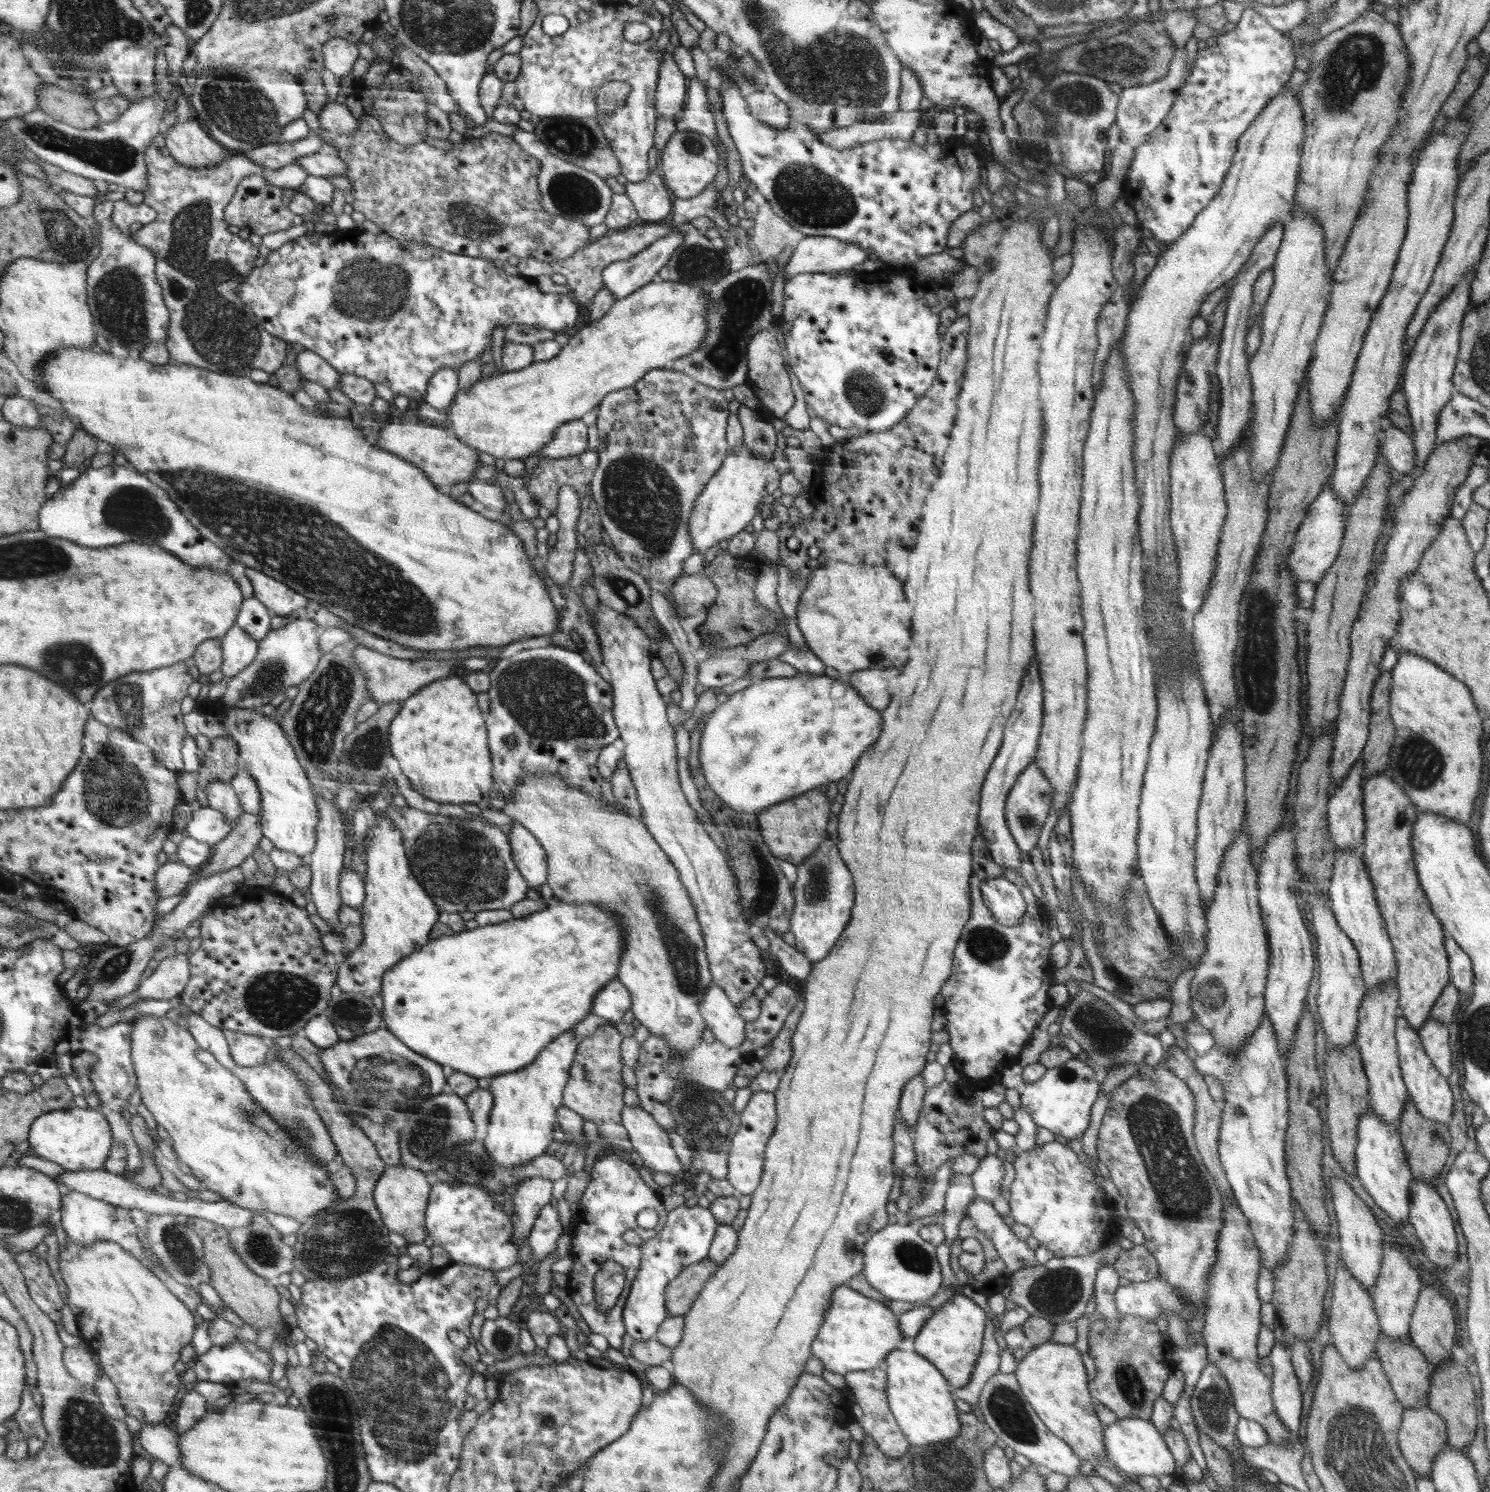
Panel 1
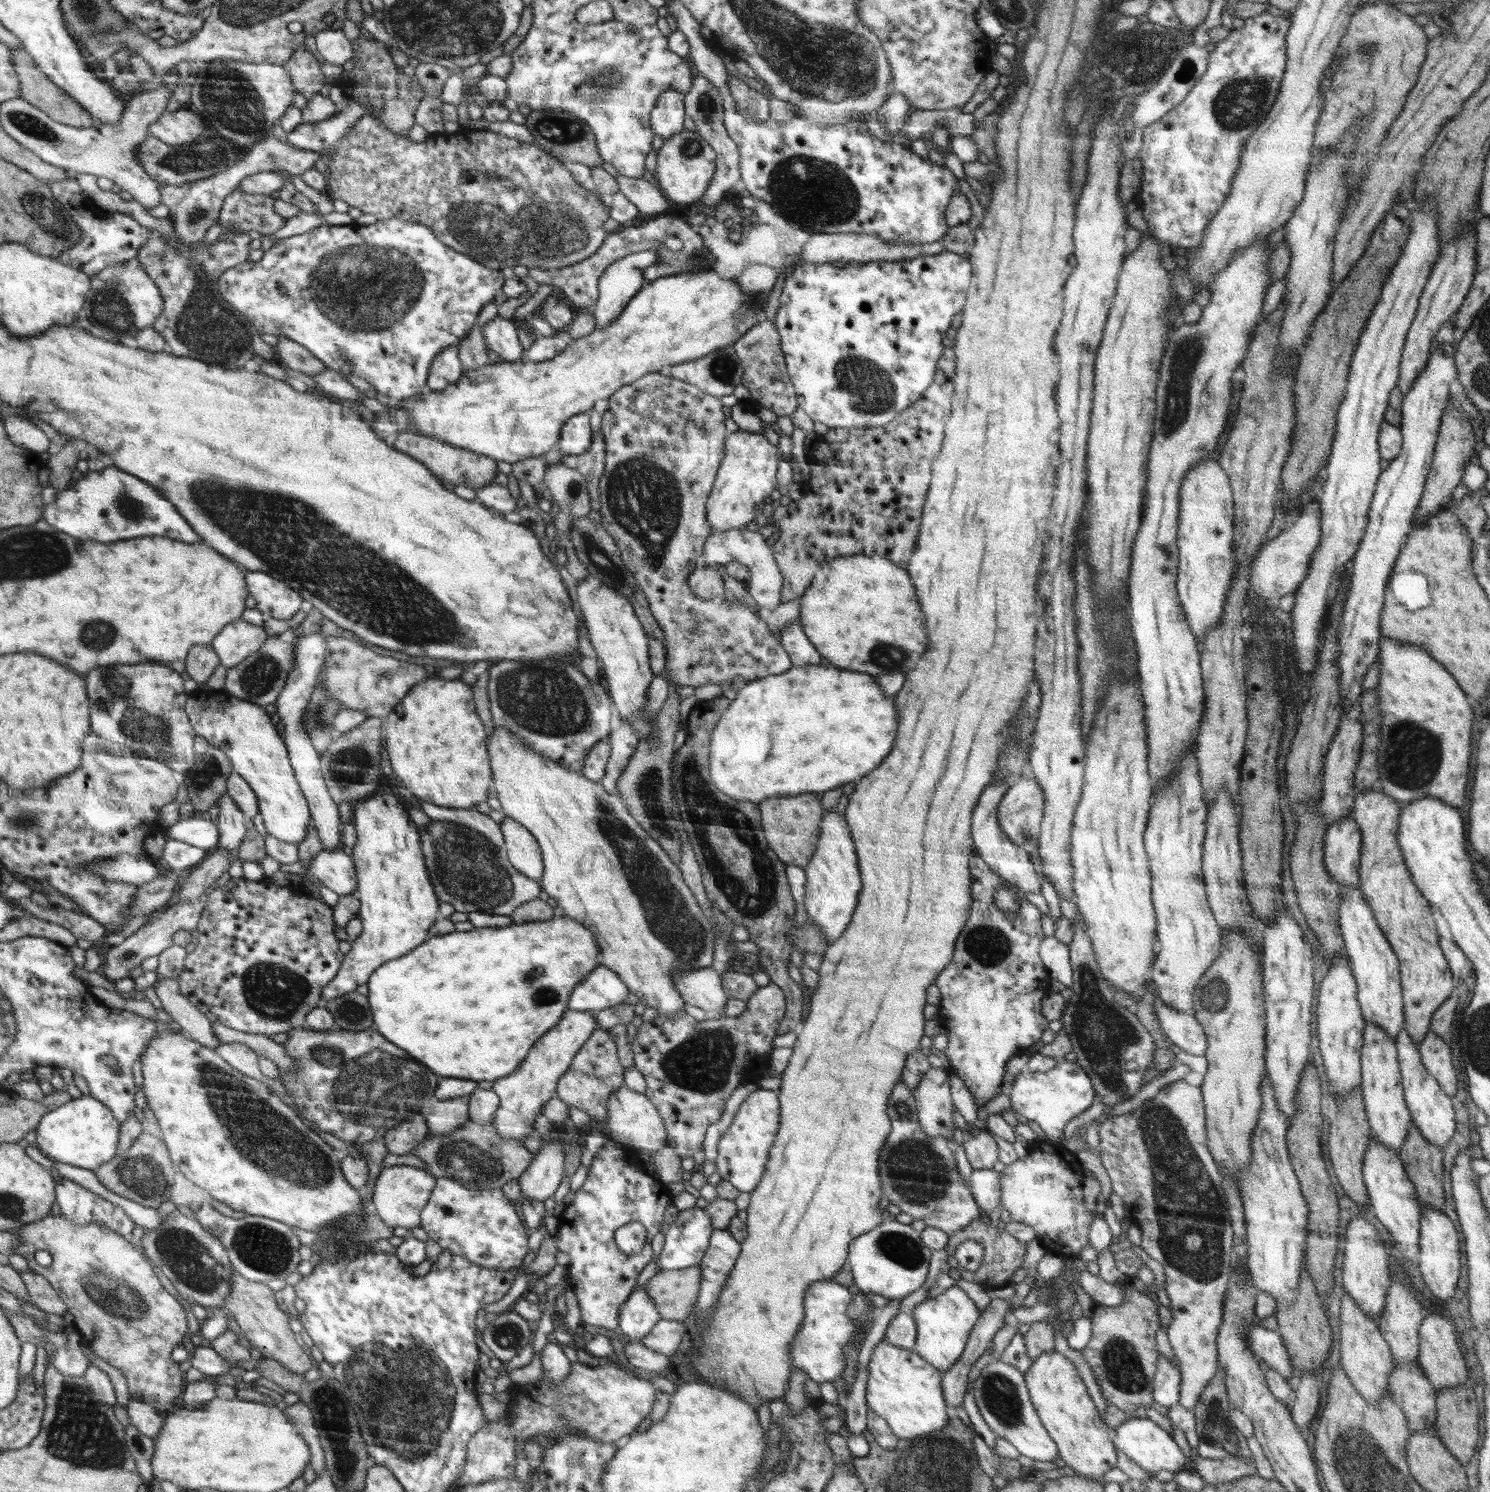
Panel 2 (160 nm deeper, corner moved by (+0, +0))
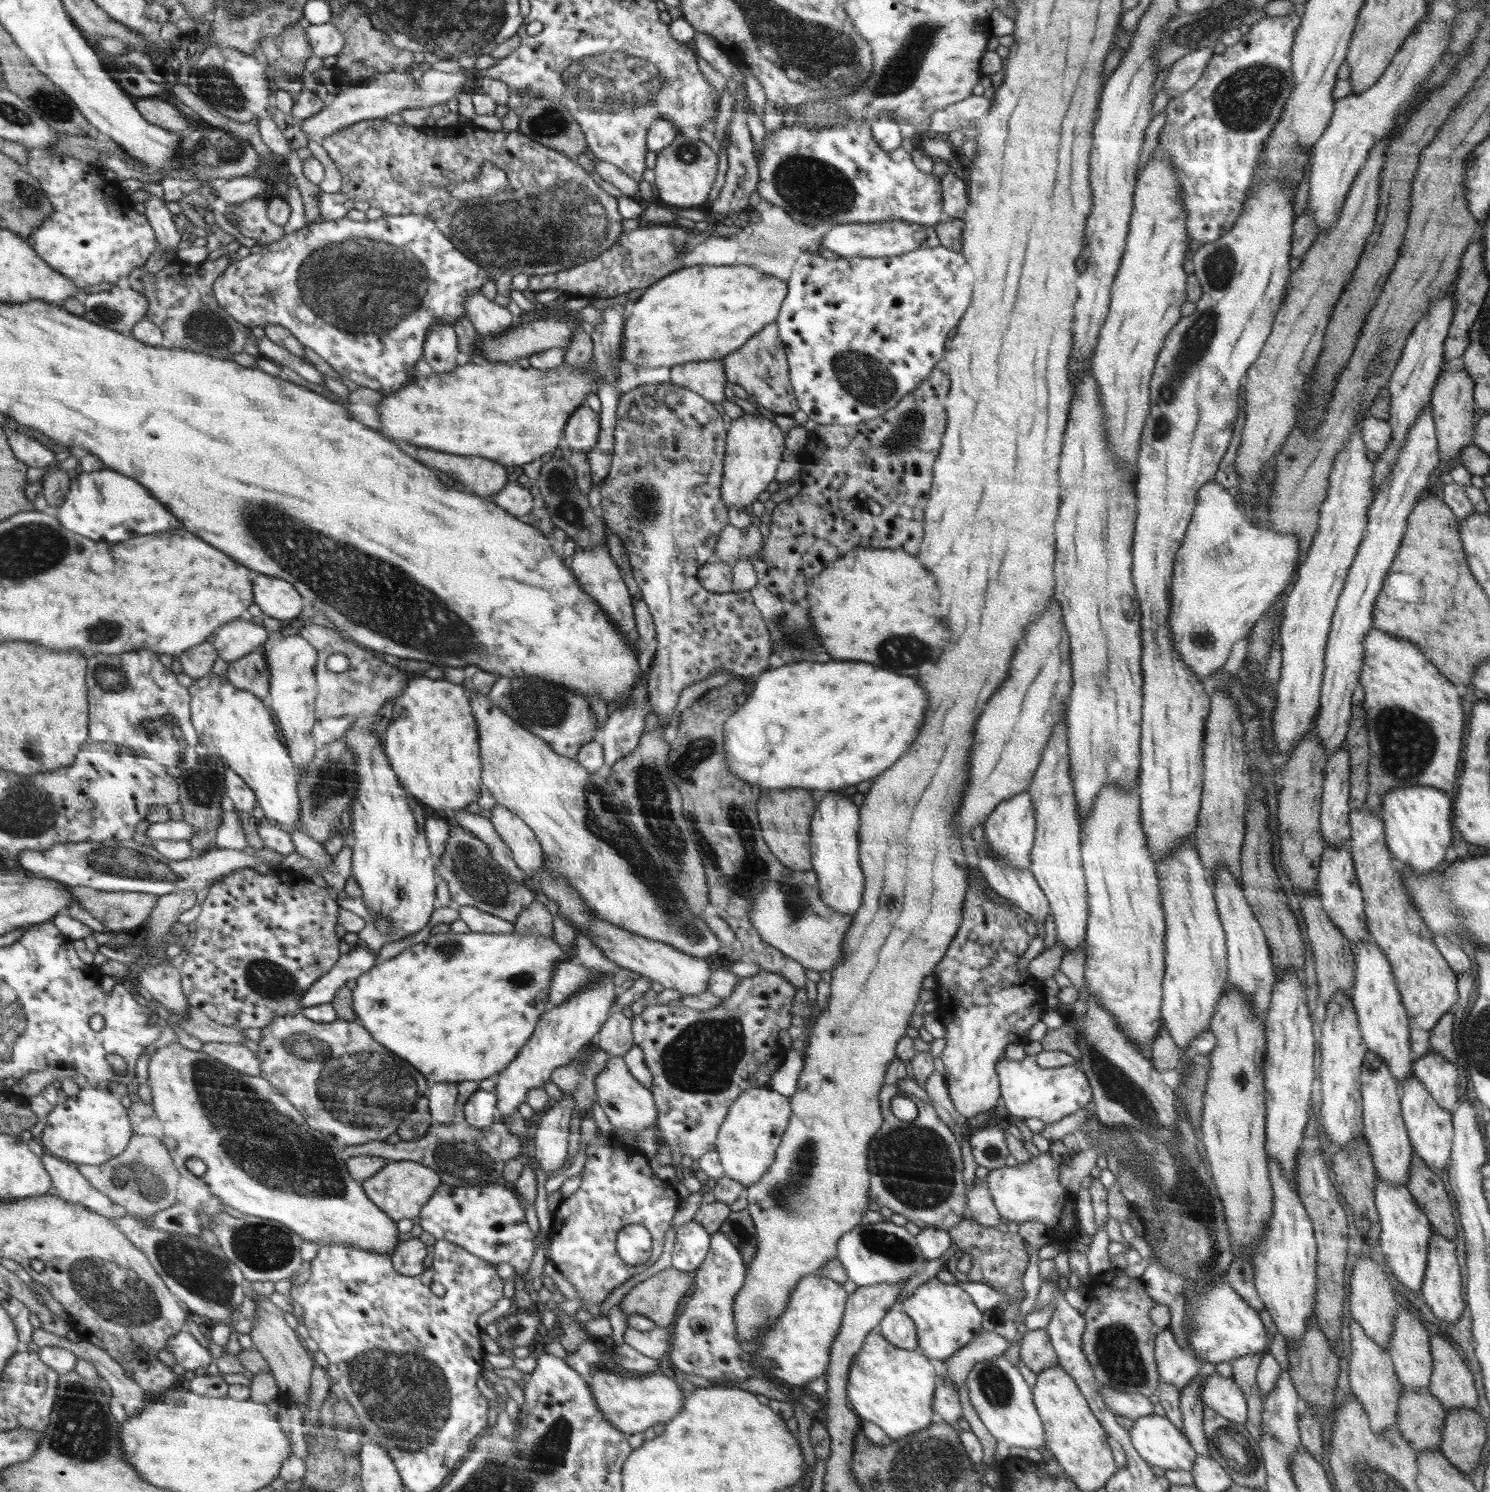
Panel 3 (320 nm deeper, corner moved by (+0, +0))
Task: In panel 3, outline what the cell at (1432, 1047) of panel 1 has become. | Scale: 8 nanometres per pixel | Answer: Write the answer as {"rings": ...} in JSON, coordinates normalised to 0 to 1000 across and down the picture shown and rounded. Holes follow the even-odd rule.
{"rings":[[[962,704],[948,712],[948,721],[970,745],[975,745],[979,737],[977,713]]]}

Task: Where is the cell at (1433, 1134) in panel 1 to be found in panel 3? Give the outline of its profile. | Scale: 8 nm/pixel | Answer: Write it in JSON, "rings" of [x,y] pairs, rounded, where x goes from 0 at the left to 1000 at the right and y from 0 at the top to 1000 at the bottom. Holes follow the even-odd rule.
{"rings":[[[948,772],[944,796],[953,811],[958,816],[961,825],[972,831],[977,828],[977,818],[974,807],[967,792],[967,788],[956,781]]]}

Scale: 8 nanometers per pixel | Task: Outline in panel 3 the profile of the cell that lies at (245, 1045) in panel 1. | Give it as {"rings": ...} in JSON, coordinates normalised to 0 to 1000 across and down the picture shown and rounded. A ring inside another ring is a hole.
{"rings":[[[140,698],[136,699],[136,705],[140,706],[142,709],[152,713],[159,718],[173,721],[176,714],[173,708],[168,702],[160,699]]]}

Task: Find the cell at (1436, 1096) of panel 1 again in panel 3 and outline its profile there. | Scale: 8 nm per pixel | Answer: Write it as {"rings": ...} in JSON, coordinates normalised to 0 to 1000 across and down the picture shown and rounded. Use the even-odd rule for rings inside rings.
{"rings":[[[948,720],[940,728],[940,735],[940,747],[948,771],[950,771],[950,774],[956,778],[956,781],[966,788],[968,783],[973,778],[974,771],[974,745],[969,744]]]}

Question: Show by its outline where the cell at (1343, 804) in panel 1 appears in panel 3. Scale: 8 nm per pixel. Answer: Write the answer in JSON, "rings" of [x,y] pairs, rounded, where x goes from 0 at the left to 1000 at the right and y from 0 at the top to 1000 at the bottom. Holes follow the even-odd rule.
{"rings":[[[905,564],[899,567],[899,568],[890,567],[886,576],[887,580],[884,595],[886,598],[887,605],[888,606],[890,614],[897,620],[898,623],[900,623],[901,627],[907,631],[907,633],[912,631],[912,630],[917,631],[919,629],[919,626],[917,623],[918,619],[916,617],[915,601],[910,587]]]}

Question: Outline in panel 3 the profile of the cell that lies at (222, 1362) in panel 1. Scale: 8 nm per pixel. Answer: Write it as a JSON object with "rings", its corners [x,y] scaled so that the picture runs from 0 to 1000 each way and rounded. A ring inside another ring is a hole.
{"rings":[[[127,891],[115,895],[110,905],[115,906],[118,914],[121,914],[125,919],[135,920],[143,911],[141,905],[136,903]]]}

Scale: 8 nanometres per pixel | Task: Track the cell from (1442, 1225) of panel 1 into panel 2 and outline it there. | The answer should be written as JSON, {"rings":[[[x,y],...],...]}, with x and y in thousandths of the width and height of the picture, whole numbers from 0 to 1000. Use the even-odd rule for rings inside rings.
{"rings":[[[954,808],[955,814],[953,817],[953,830],[952,836],[952,850],[954,857],[965,871],[972,871],[977,866],[980,857],[980,830],[976,820],[966,810]]]}

